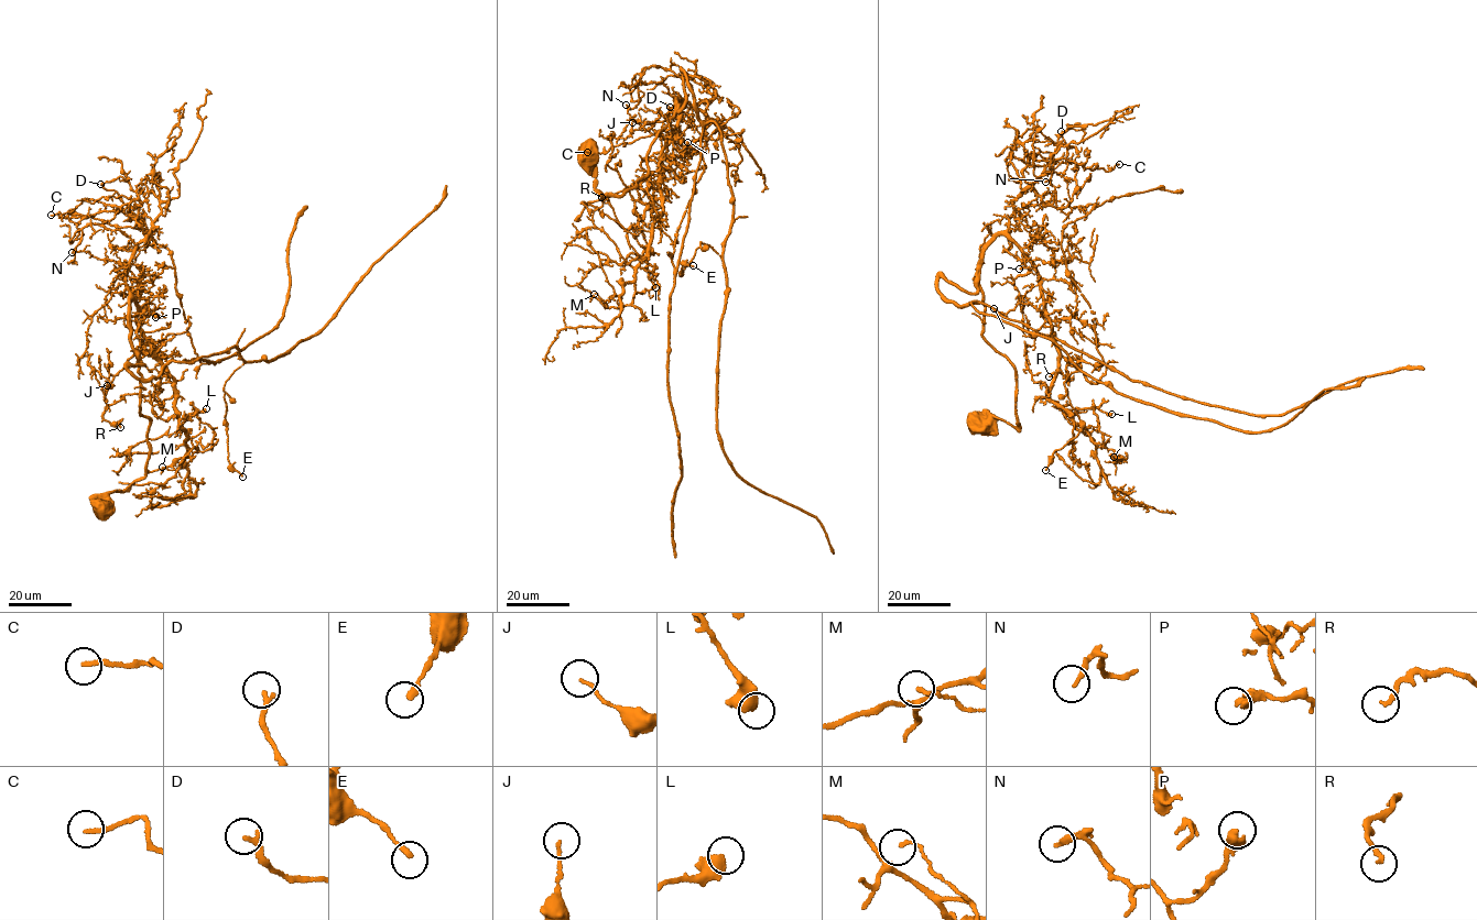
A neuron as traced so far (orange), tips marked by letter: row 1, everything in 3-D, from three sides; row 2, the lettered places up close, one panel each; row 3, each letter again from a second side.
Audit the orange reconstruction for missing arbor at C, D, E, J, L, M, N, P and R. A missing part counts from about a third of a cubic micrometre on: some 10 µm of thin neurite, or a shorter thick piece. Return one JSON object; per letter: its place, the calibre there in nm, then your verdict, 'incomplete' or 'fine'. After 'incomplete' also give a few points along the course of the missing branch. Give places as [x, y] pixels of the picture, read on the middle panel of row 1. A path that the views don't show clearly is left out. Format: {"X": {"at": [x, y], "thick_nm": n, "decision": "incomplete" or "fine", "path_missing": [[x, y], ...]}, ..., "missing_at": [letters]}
{"C": {"at": [587, 152], "thick_nm": 160, "decision": "fine"}, "D": {"at": [670, 107], "thick_nm": 200, "decision": "fine"}, "E": {"at": [693, 265], "thick_nm": 240, "decision": "fine"}, "J": {"at": [632, 122], "thick_nm": 110, "decision": "fine"}, "L": {"at": [655, 287], "thick_nm": 600, "decision": "fine"}, "M": {"at": [594, 294], "thick_nm": 80, "decision": "fine"}, "N": {"at": [626, 105], "thick_nm": 240, "decision": "fine"}, "P": {"at": [687, 142], "thick_nm": 360, "decision": "fine"}, "R": {"at": [601, 197], "thick_nm": 190, "decision": "fine"}, "missing_at": []}

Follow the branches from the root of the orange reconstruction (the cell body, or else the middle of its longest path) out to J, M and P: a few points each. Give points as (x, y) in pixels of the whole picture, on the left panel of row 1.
J: (98, 505), (150, 451), (132, 298), (154, 357), (151, 342), (128, 360), (106, 402), (93, 369), (107, 385)
M: (98, 505), (144, 475), (150, 451), (132, 298), (151, 356), (175, 382), (186, 442), (197, 449), (162, 467)
P: (98, 505), (145, 474), (150, 420), (139, 412), (141, 373), (131, 340), (130, 300), (155, 317)

